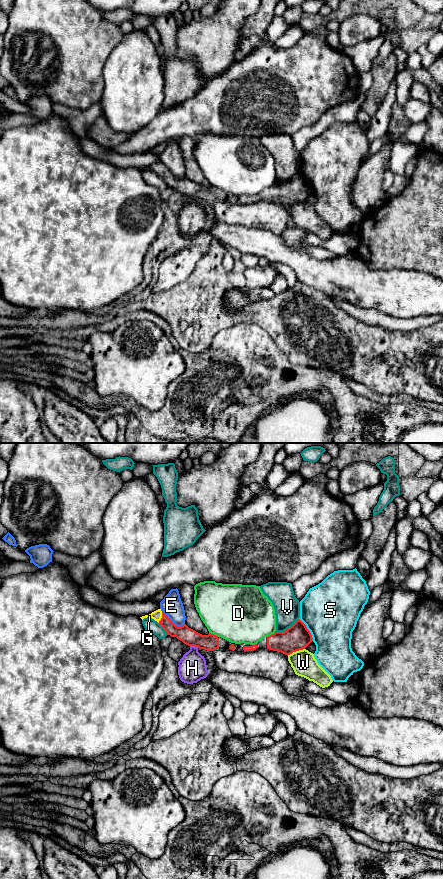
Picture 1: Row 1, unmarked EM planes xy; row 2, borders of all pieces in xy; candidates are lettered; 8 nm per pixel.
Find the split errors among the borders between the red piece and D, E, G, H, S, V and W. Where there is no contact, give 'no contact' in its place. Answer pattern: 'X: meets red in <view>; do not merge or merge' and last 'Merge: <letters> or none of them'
D: meets red in xy; do not merge
E: meets red in xy; do not merge
G: meets red in xy; merge
H: meets red in xy; do not merge
S: meets red in xy; do not merge
V: meets red in xy; do not merge
W: meets red in xy; do not merge
Merge: G

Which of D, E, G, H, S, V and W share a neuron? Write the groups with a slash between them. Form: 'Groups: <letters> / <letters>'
Groups: D / E / G / H / S / V / W

